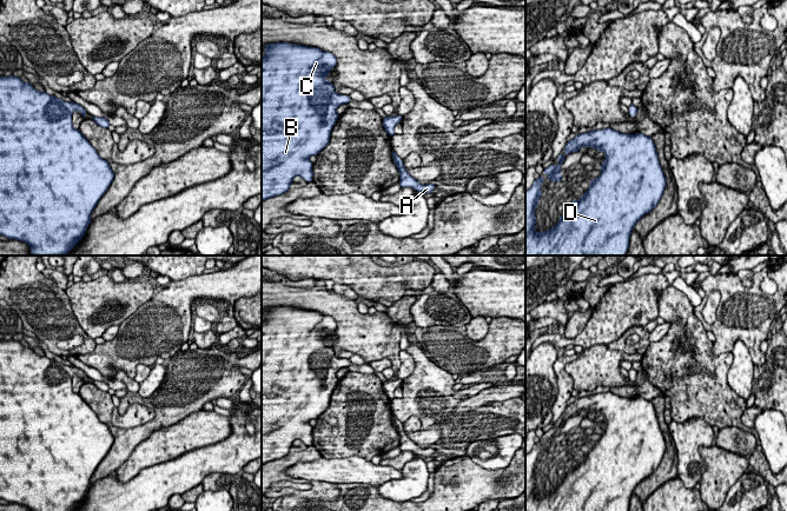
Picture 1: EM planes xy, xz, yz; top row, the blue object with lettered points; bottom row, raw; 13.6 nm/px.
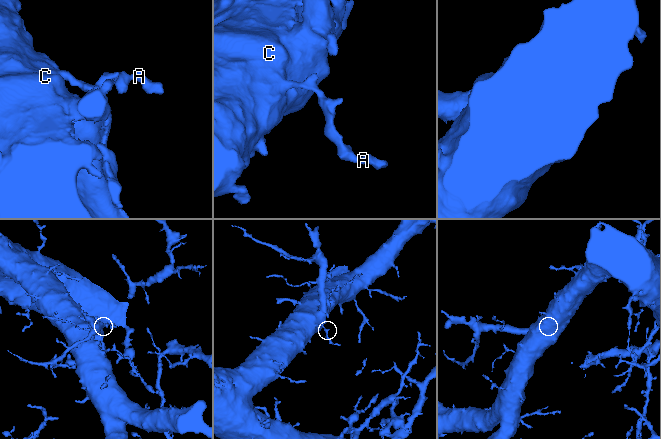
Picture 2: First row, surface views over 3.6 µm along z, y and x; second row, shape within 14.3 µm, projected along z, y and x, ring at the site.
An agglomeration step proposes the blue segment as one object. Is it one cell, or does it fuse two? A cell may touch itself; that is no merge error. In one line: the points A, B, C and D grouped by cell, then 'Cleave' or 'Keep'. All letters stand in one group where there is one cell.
Groups: A B C D. Keep

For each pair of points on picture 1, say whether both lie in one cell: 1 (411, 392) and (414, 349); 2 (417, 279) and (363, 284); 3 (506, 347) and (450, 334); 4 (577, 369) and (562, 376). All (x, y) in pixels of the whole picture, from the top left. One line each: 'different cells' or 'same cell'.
1: same cell
2: same cell
3: same cell
4: different cells

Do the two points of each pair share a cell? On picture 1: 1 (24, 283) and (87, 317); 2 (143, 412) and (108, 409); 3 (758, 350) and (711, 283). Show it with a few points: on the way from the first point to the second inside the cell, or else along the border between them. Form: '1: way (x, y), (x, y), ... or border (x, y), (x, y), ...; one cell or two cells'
1: border (64, 290), (72, 312), (85, 333); two cells
2: way (133, 417), (116, 418); one cell
3: way (754, 332), (745, 313), (728, 294); one cell

